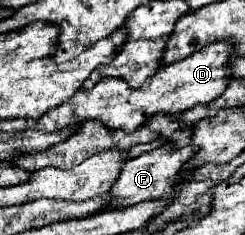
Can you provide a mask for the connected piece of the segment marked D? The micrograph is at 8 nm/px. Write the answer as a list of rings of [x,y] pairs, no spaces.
[[[217,42],[213,46],[205,46],[205,50],[193,52],[189,58],[183,58],[181,62],[161,66],[161,70],[157,70],[156,74],[137,90],[133,90],[121,78],[103,78],[91,88],[91,92],[75,92],[67,102],[51,108],[47,114],[35,120],[33,130],[55,132],[85,120],[99,120],[109,130],[123,130],[125,134],[131,134],[137,126],[141,126],[159,112],[175,116],[197,104],[207,104],[219,98],[225,86],[229,84],[229,58],[229,46],[225,46],[225,42]]]

